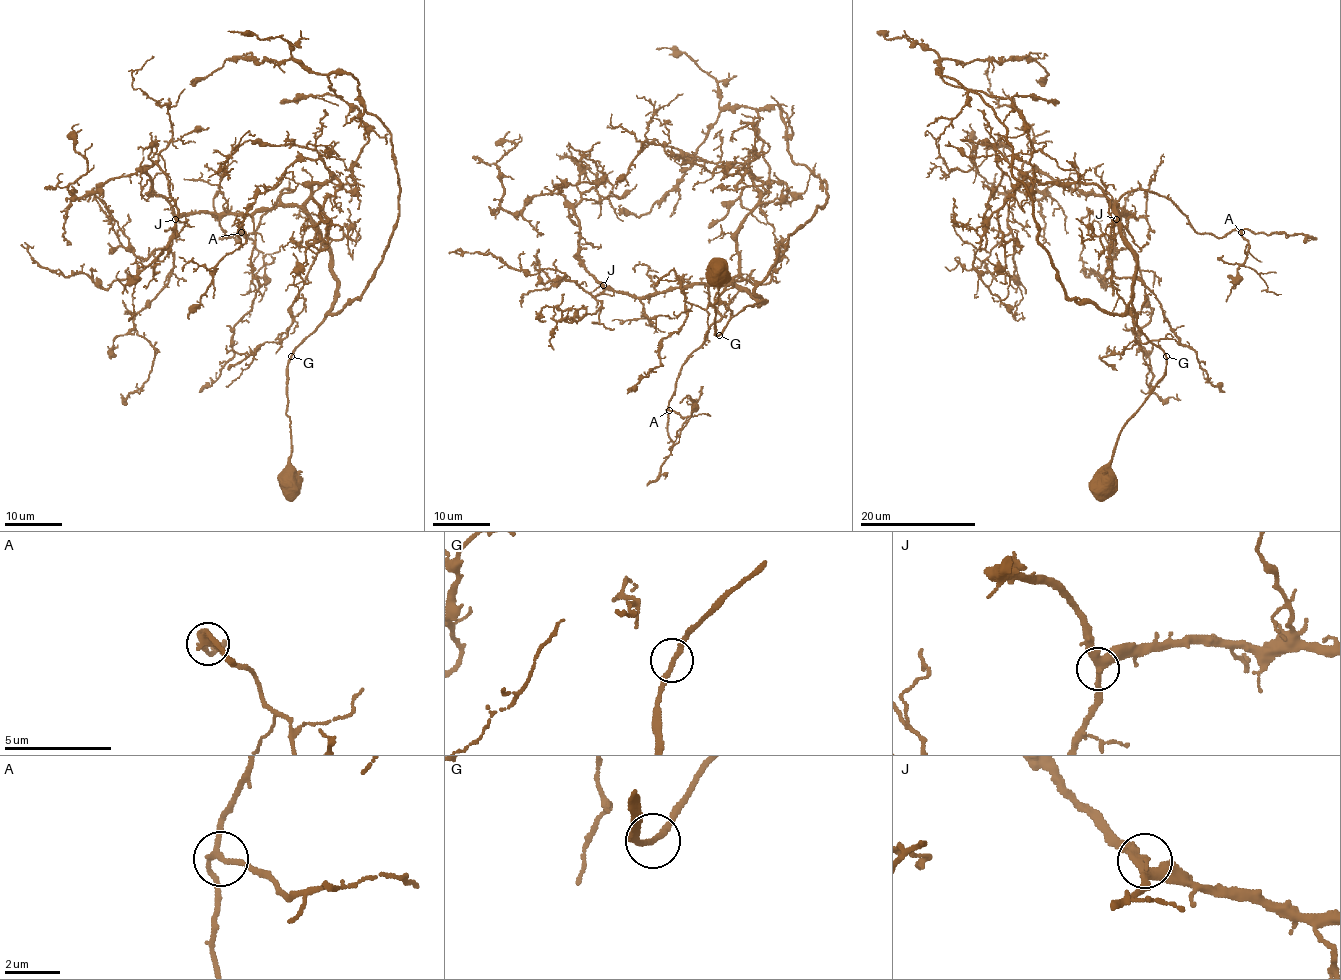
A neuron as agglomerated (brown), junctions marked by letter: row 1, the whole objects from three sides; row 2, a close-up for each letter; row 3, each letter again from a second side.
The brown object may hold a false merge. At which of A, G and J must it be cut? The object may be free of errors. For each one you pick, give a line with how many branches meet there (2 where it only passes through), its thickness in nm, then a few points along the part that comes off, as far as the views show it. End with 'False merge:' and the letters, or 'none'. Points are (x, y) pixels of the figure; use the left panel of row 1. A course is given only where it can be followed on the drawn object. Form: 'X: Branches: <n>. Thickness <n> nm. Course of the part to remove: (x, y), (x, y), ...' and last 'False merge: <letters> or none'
False merge: none

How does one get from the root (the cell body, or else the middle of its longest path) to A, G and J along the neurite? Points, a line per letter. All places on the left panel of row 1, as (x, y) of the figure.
A: (285, 484), (288, 359), (333, 303), (336, 274), (317, 224), (281, 200), (290, 189), (252, 234), (241, 232)
G: (285, 484), (281, 482), (281, 471), (291, 453), (290, 417), (285, 413), (287, 370), (291, 355)
J: (285, 484), (288, 359), (333, 303), (332, 252), (317, 225), (295, 206), (175, 219)

